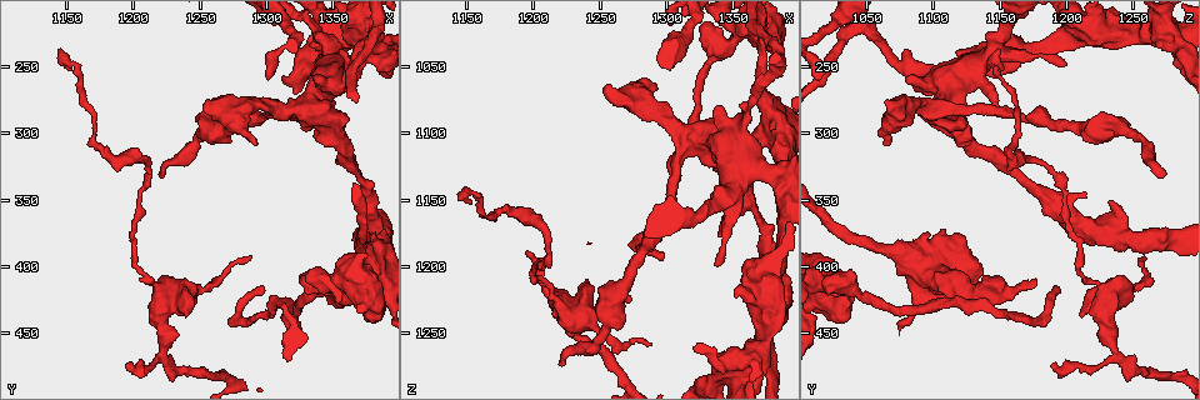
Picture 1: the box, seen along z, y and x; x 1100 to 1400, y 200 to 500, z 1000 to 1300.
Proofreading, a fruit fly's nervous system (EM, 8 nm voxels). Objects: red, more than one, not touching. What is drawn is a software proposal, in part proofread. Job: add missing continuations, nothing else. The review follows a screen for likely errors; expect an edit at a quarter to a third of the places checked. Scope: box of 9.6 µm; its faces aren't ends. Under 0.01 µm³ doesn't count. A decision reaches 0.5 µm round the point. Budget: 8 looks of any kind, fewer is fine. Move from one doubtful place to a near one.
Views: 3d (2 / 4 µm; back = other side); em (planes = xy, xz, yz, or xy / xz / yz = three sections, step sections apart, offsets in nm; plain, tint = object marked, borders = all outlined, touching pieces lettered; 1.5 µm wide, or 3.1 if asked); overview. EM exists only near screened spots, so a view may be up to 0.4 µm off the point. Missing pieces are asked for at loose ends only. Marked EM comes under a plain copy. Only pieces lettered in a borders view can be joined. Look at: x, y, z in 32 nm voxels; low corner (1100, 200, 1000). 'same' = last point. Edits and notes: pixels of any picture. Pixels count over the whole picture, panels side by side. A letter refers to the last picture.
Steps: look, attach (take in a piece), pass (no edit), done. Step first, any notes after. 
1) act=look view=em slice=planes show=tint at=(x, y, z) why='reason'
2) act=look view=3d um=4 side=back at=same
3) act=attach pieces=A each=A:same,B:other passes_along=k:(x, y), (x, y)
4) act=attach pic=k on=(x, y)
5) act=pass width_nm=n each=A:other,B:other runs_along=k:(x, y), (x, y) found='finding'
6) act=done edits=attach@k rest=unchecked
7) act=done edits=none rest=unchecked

act=look view=em slice=planes show=borders at=(1218, 328, 1274) why='long arm stops here'

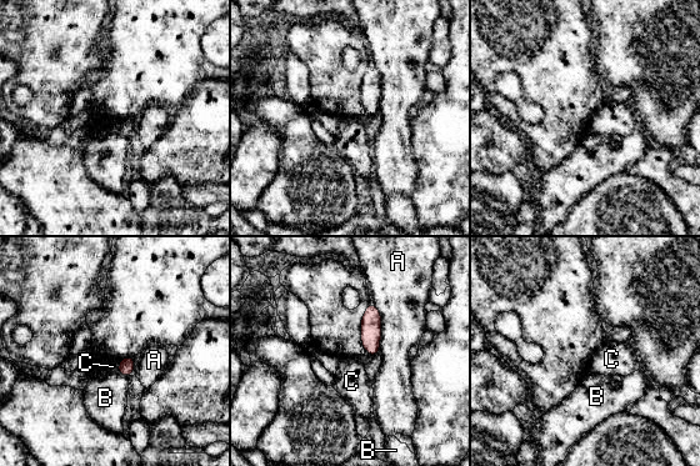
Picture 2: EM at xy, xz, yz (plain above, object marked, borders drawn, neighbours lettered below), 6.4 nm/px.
act=pass width_nm=100 each=A:other,B:other,C:other border=2:(121, 360), (116, 370) found='none of them fits'

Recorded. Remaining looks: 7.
act=look view=3d um=2 at=(1238, 436, 1212) why='branch stops here'

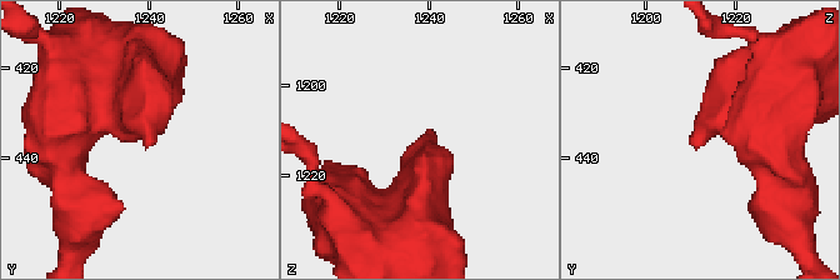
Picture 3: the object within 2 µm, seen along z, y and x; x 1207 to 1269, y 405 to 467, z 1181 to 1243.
act=look view=em slice=planes show=borders at=(1240, 438, 1210) why='need the tissue'

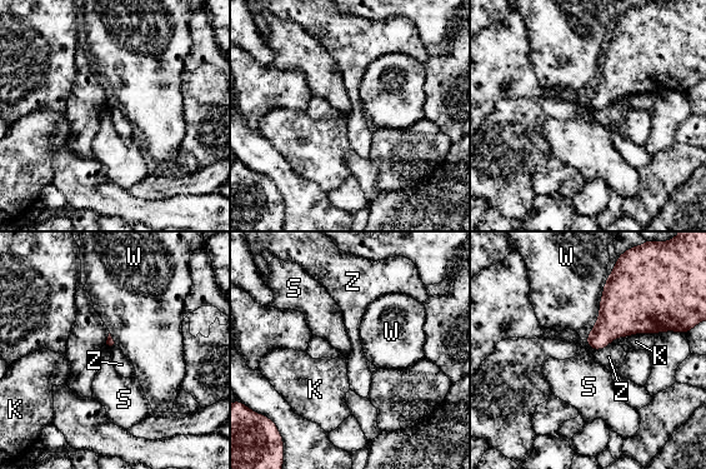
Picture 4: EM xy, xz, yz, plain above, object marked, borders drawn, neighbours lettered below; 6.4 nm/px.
act=pass each=K:other,S:other,W:other,Z:other border=4:(609, 343), (604, 348), (590, 349) found='none of them fits'

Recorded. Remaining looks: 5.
act=look view=3d um=4 at=(1342, 408, 1176) why='branch stops here'

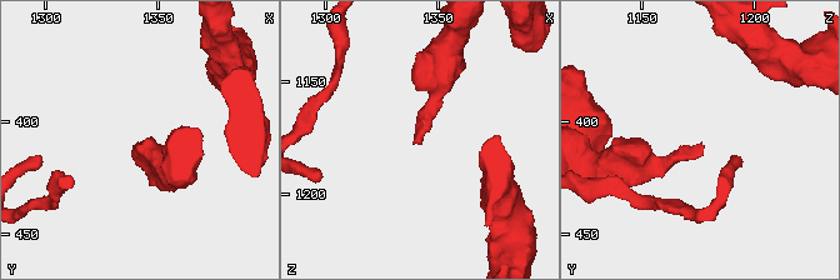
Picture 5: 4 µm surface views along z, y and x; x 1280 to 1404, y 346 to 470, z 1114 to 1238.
act=look view=em slice=xy step=8 show=borders at=(1341, 409, 1176) why='shape alone is not enough'

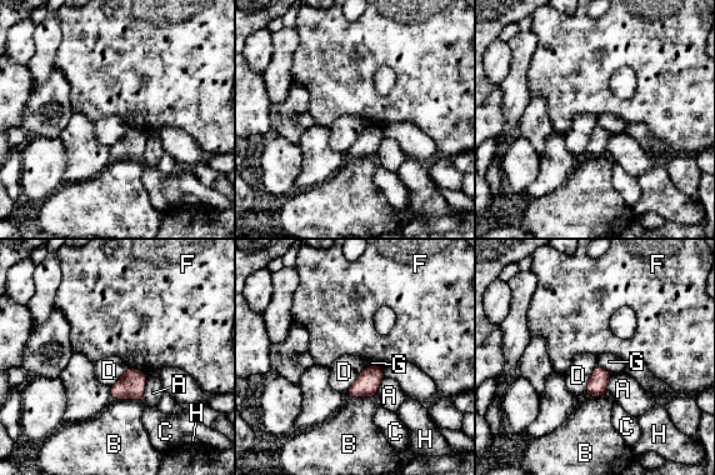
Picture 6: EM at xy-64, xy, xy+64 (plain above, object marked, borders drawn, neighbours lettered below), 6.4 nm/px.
act=pass each=A:other,B:other,C:other,D:other,F:other,G:other,H:other border=6:(599, 364), (611, 374) found='no lettered piece goes on from it'

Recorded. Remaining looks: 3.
act=done edits=none rest=unchecked

